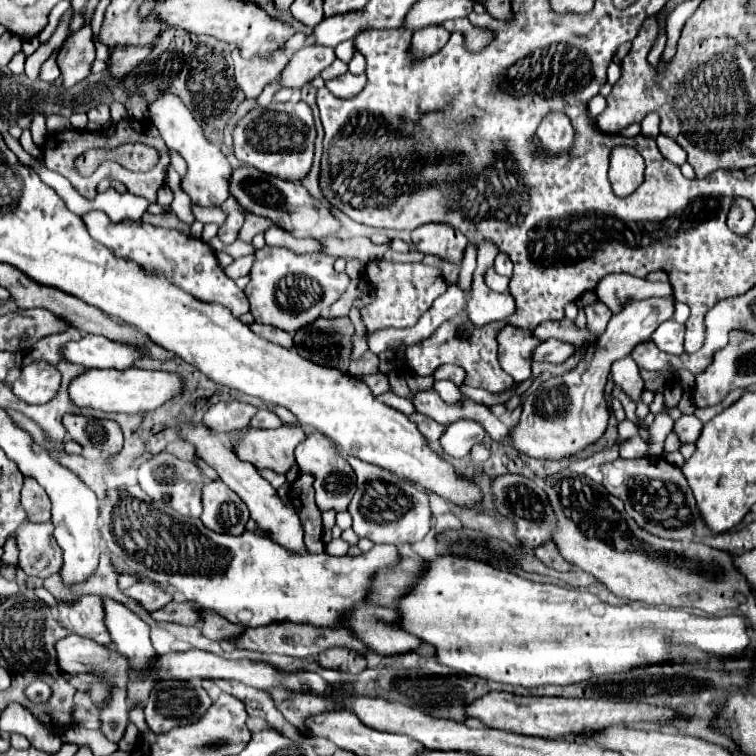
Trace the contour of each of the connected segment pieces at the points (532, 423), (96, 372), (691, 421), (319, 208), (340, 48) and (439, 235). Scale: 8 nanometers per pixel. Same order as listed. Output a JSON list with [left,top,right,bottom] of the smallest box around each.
[[509,299,673,459],[69,369,183,413],[673,415,703,443],[229,165,341,239],[335,41,355,63],[411,225,467,265]]

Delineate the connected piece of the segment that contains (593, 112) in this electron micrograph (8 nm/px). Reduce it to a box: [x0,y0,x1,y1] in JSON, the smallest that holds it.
[587,94,607,119]

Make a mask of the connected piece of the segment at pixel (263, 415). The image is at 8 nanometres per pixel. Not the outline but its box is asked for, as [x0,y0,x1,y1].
[247,409,281,429]

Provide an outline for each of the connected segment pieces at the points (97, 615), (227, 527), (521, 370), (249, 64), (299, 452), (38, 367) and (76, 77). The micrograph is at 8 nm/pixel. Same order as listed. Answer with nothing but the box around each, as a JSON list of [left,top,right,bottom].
[[59,595,113,645],[201,481,249,535],[497,325,539,383],[233,49,287,99],[295,433,355,511],[11,361,61,405],[57,25,95,88]]

